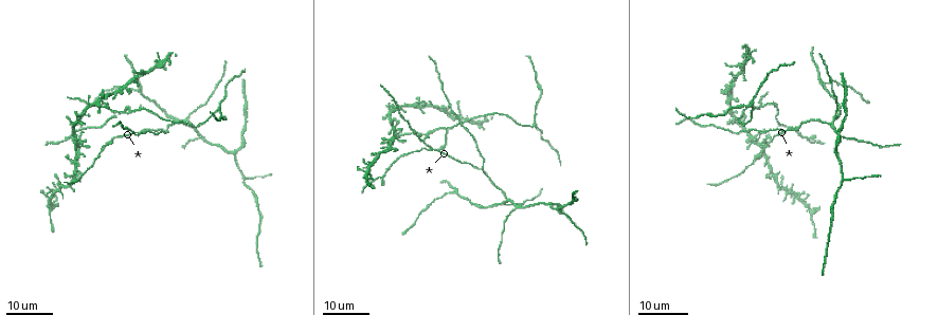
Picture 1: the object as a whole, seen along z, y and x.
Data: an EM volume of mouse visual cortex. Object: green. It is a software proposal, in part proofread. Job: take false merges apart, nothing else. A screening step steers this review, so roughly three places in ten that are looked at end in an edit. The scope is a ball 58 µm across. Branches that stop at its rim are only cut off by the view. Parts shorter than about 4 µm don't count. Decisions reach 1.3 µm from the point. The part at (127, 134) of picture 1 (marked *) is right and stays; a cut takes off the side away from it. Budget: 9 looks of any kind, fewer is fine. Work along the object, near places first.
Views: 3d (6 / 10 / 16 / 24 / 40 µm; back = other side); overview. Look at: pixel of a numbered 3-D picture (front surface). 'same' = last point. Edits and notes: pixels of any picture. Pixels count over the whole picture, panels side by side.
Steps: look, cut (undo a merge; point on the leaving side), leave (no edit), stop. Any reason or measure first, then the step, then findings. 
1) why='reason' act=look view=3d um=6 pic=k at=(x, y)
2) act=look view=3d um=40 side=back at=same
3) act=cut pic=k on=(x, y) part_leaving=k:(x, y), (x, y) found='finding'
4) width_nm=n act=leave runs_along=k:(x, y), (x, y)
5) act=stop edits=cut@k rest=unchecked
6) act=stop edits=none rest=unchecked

act=look view=3d um=24 pic=1 at=(821, 86)

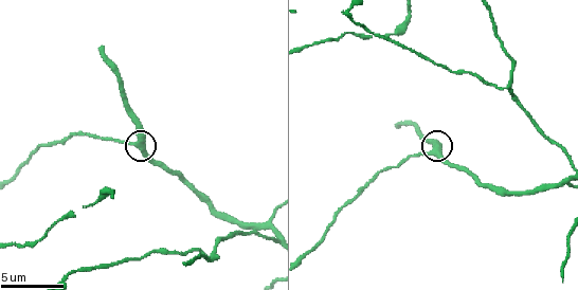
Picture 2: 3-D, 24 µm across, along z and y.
act=look view=3d um=10 pic=2 at=(433, 150)

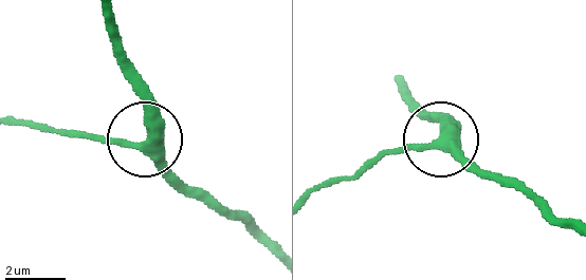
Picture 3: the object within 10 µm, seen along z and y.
arms=3 act=leave found='continuous, no second neuron'

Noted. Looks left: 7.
why='three arms meet' act=look view=3d um=6 pic=2 at=(269, 222)

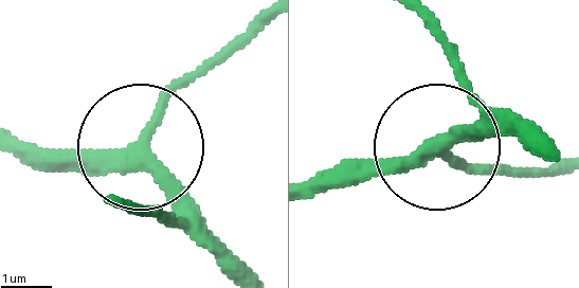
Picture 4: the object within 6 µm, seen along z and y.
act=look view=3d um=6 side=back pic=4 at=(130, 149)

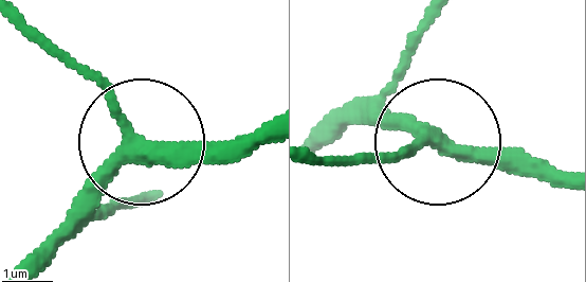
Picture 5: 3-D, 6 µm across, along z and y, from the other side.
width_nm=290 act=leave found='all the same neuron'

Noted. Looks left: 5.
why='three-way junction' act=look view=3d um=16 pic=1 at=(515, 208)

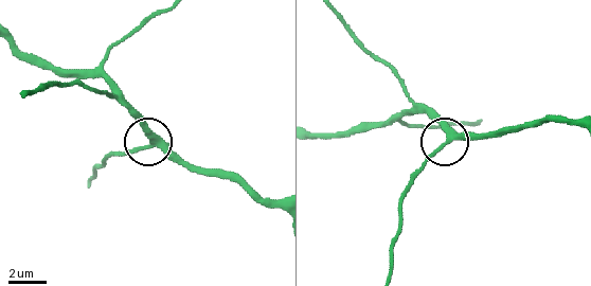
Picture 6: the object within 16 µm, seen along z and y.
act=look view=3d um=6 pic=6 at=(455, 138)

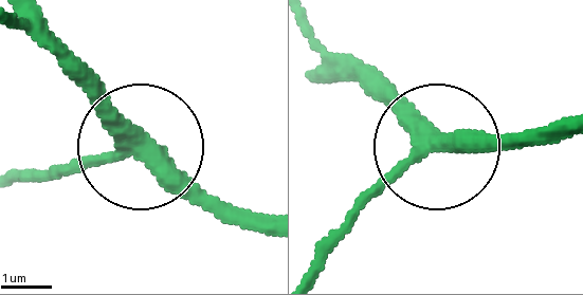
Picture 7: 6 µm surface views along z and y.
side_arm_um=15 act=leave runs_along=7:(314, 38), (432, 148), (319, 249) found='all the same neuron'

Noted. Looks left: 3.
why='a fork' act=look view=3d um=24 pic=1 at=(235, 151)

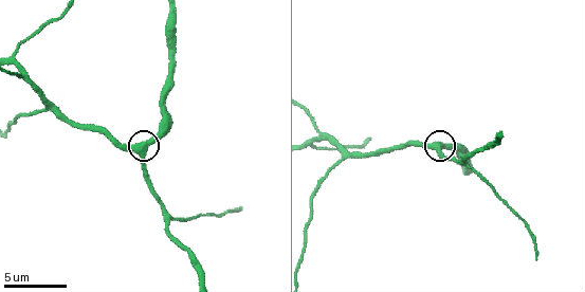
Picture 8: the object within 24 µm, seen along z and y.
act=look view=3d um=10 pic=8 at=(147, 147)

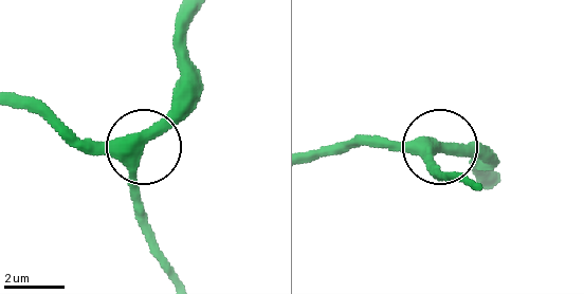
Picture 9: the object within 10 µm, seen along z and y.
width_nm=400 act=leave runs_along=9:(15, 94), (46, 105), (84, 138), (137, 143), (195, 97) found='all the same neuron'

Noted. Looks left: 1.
act=stop edits=none rest=unchecked

